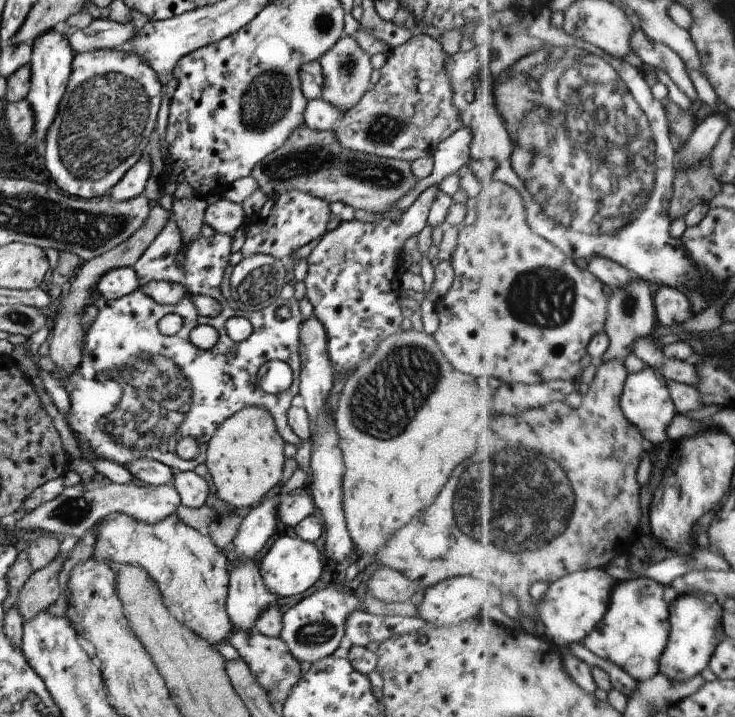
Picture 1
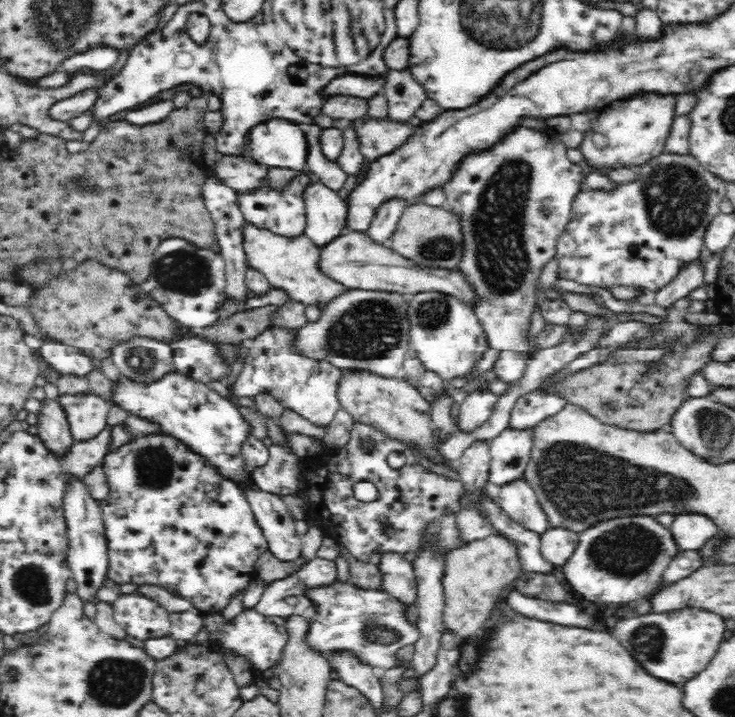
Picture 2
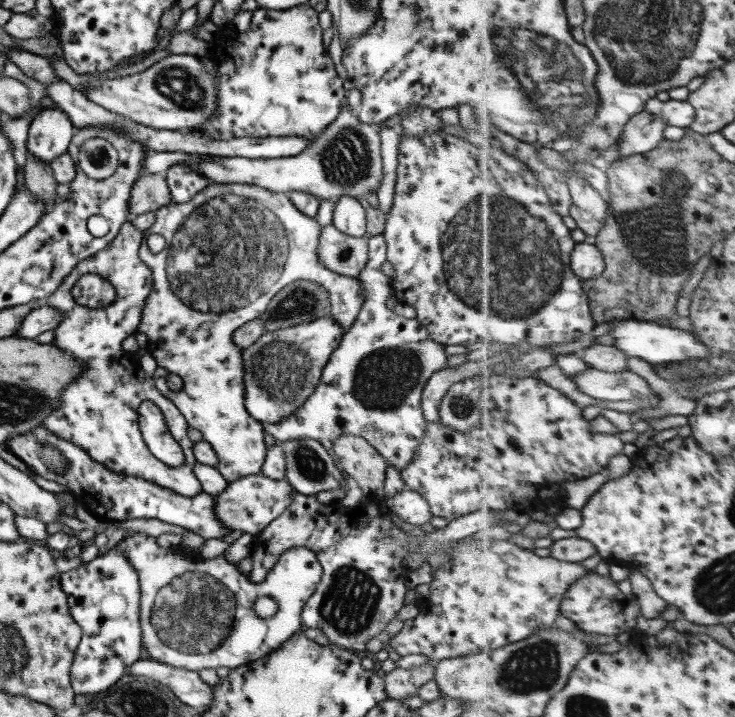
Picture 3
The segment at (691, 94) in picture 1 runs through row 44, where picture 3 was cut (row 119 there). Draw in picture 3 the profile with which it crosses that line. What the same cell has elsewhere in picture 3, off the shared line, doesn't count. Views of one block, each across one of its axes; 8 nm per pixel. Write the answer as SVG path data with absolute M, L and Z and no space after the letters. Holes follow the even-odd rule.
M646 110L637 114L619 139L621 156L617 160L657 148L666 139L664 134L667 127L663 118L657 118L657 115L653 116Z

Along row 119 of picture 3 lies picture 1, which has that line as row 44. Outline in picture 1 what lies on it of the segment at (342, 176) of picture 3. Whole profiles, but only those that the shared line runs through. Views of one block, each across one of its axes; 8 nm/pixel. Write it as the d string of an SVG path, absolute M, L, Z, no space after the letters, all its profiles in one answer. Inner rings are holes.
M341 36L340 40L317 62L323 76L320 99L331 103L342 112L351 109L369 89L368 83L373 69L370 66L369 56L364 54L353 37Z

